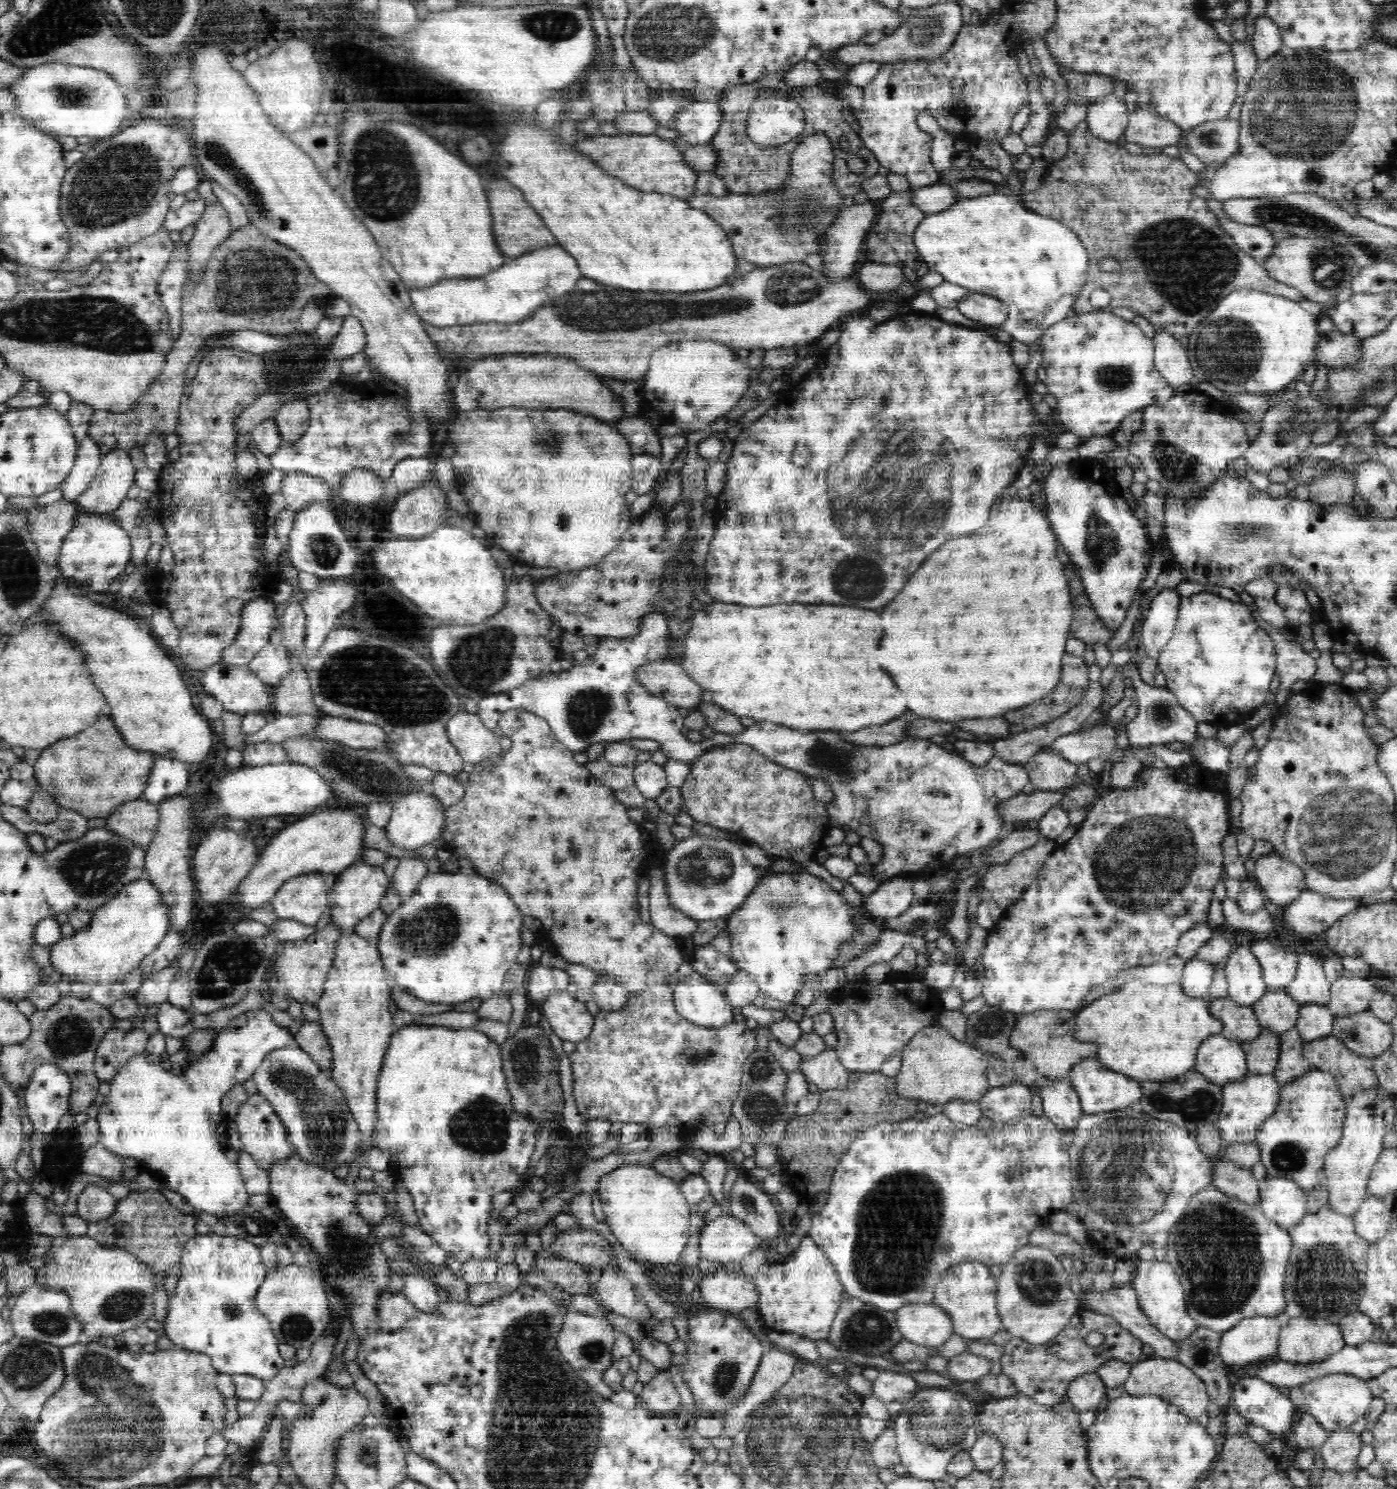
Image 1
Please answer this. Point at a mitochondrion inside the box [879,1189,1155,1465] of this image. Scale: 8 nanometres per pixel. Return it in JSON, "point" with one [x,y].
{"point":[938,1426]}

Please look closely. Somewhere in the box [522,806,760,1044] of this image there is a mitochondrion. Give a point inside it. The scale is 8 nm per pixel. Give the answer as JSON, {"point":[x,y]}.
{"point":[709,866]}

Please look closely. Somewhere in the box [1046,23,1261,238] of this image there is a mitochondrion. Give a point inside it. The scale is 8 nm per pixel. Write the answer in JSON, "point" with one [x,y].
{"point":[1209,139]}

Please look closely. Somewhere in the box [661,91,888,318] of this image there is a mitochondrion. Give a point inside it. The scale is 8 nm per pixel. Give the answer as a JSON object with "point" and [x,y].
{"point":[792,219]}

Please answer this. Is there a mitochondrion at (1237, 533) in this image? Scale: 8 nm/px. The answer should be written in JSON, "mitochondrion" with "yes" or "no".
{"mitochondrion":"yes"}

